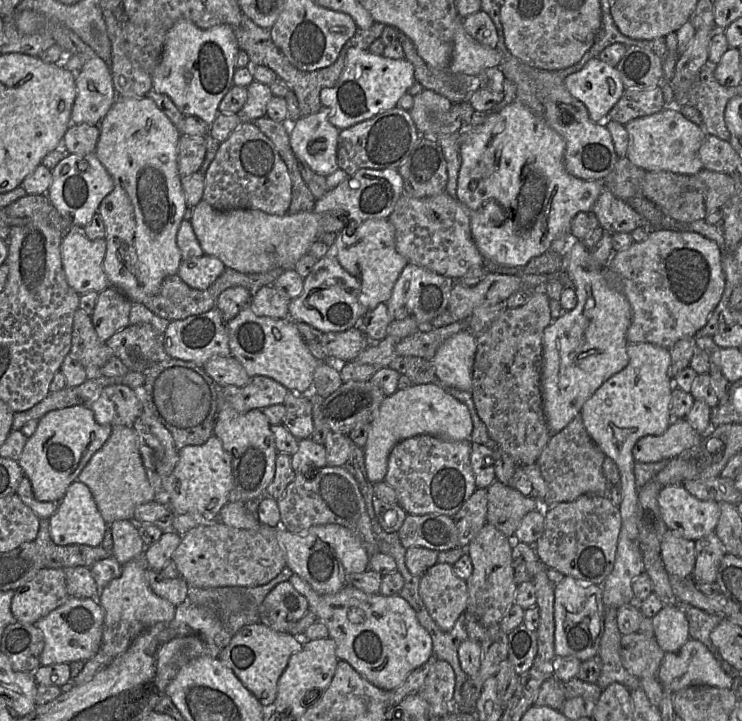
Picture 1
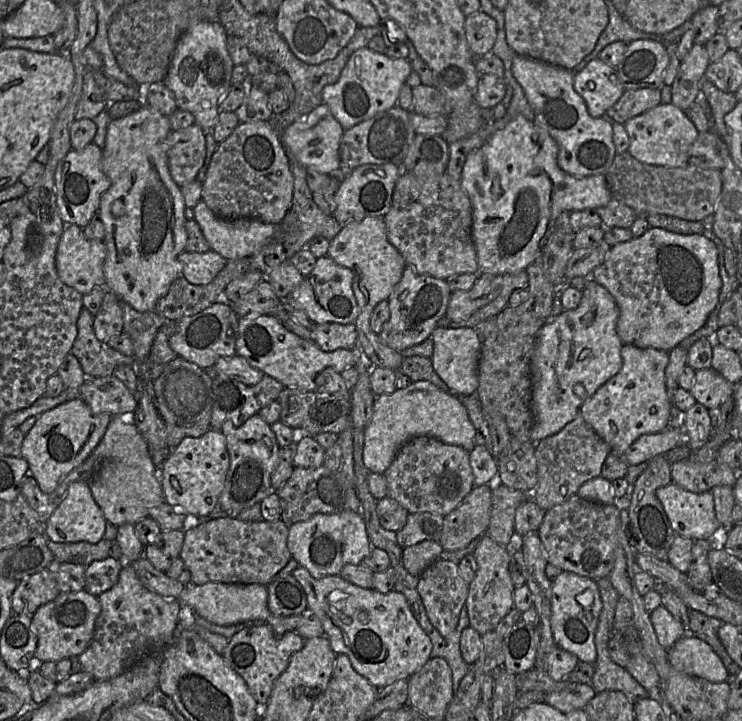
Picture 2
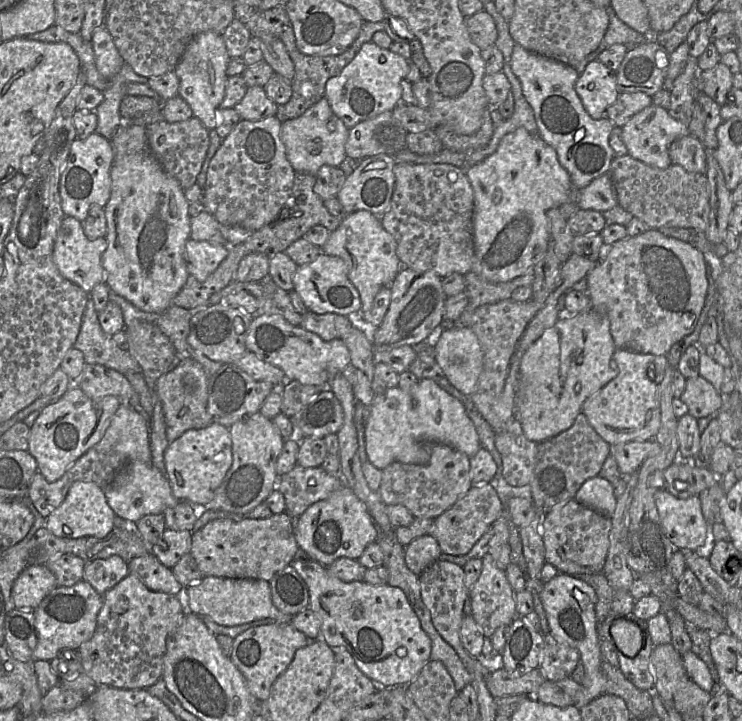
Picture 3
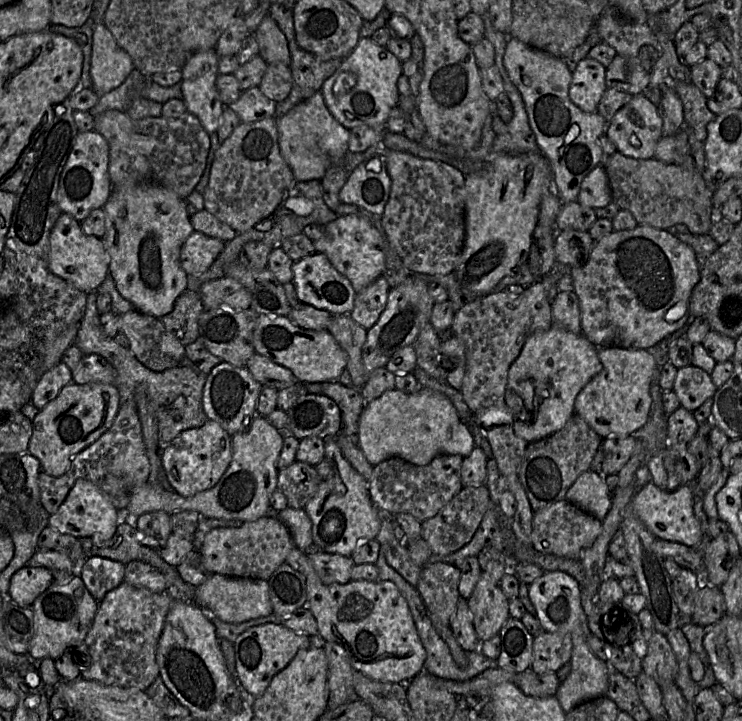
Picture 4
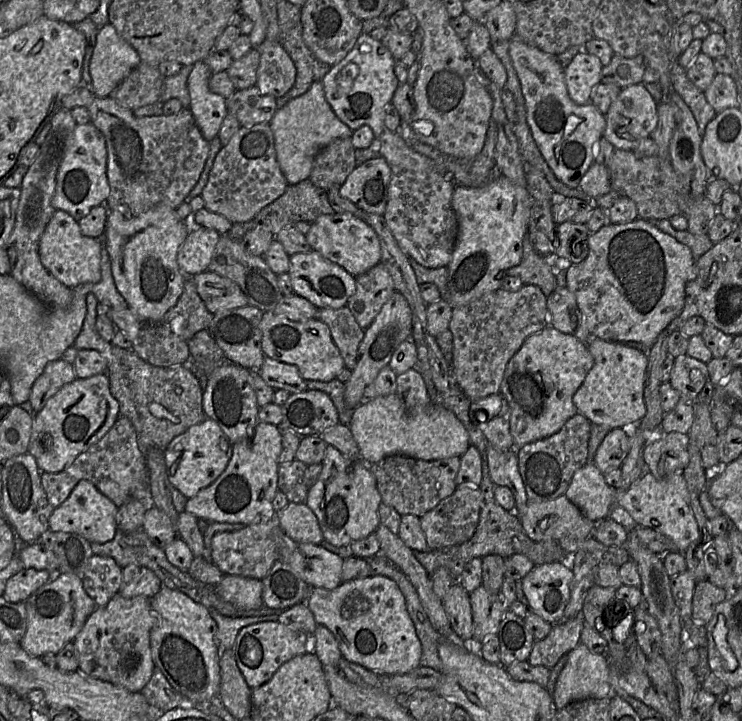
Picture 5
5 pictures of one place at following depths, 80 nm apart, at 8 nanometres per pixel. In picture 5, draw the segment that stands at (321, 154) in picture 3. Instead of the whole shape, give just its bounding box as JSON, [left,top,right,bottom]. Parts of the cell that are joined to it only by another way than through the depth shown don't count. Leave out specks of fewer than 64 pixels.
[270,80,352,185]

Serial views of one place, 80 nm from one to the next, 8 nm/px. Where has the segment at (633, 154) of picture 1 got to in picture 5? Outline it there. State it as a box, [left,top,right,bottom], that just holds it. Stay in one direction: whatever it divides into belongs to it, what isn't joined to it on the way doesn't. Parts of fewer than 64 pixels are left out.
[603,83,658,151]

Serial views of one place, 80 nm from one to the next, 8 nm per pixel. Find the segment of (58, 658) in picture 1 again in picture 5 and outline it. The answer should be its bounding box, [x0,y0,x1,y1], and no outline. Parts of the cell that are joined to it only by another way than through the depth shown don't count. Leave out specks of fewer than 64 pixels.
[20,573,97,657]

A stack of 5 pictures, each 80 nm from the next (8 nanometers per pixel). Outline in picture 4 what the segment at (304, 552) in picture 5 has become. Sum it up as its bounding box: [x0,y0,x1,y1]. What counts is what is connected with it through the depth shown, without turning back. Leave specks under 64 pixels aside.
[307,546,355,584]

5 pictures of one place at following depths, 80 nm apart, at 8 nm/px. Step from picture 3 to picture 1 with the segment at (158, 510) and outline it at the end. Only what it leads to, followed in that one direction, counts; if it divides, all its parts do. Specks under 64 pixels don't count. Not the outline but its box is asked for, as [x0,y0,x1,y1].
[77,426,154,525]

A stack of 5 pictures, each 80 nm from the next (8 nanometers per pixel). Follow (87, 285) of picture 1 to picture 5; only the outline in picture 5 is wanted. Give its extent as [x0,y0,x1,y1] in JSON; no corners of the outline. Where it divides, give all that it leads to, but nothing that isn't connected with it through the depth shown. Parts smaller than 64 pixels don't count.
[39,210,103,289]

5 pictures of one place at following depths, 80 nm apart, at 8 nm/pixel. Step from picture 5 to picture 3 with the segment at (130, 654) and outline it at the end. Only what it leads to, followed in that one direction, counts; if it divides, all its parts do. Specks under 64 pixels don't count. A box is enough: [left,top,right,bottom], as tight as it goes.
[72,573,187,689]

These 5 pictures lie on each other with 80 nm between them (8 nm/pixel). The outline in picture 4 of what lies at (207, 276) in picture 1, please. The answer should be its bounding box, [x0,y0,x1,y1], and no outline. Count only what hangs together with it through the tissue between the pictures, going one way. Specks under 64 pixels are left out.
[180,231,224,275]

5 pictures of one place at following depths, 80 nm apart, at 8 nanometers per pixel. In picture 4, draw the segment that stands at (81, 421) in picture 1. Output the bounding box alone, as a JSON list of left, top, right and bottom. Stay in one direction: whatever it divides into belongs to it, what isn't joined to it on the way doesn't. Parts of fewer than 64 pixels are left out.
[28,383,121,477]

